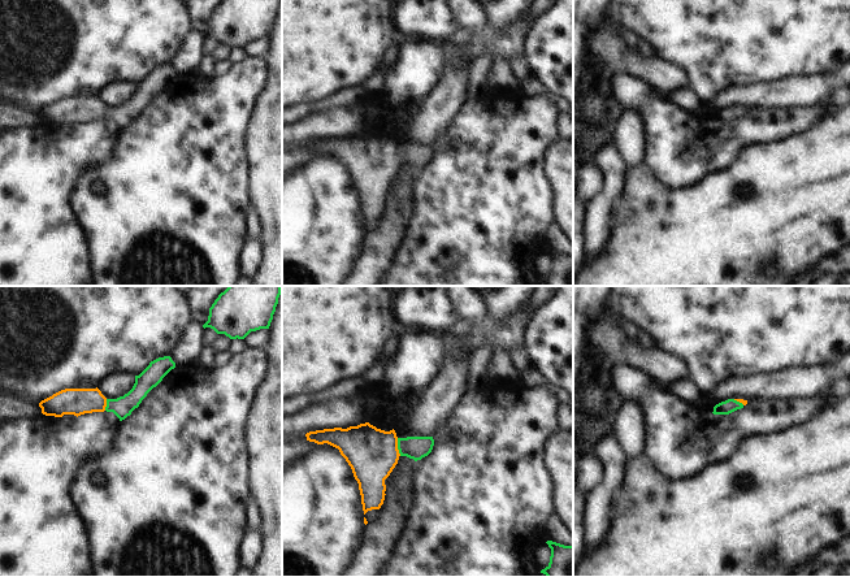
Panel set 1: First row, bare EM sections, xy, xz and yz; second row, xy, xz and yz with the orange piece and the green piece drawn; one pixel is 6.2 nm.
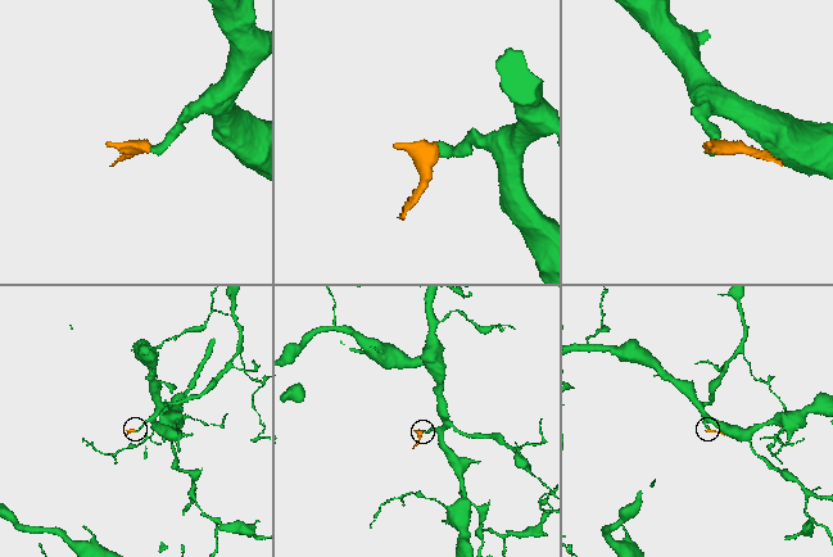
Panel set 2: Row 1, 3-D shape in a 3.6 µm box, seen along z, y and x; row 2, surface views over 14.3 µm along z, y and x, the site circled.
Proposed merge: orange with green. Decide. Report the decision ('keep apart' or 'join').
join

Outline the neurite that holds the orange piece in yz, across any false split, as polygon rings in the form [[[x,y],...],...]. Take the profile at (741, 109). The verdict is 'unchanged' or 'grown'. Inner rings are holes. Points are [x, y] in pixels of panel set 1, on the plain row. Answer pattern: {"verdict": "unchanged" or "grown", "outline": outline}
{"verdict": "grown", "outline": [[[728,108],[714,116],[714,123],[729,123],[737,118],[743,117],[747,113],[747,109],[743,108]]]}

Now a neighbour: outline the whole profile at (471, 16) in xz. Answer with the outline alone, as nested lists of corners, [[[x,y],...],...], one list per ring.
[[[447,0],[447,5],[459,21],[461,31],[485,26],[486,13],[476,0]]]

